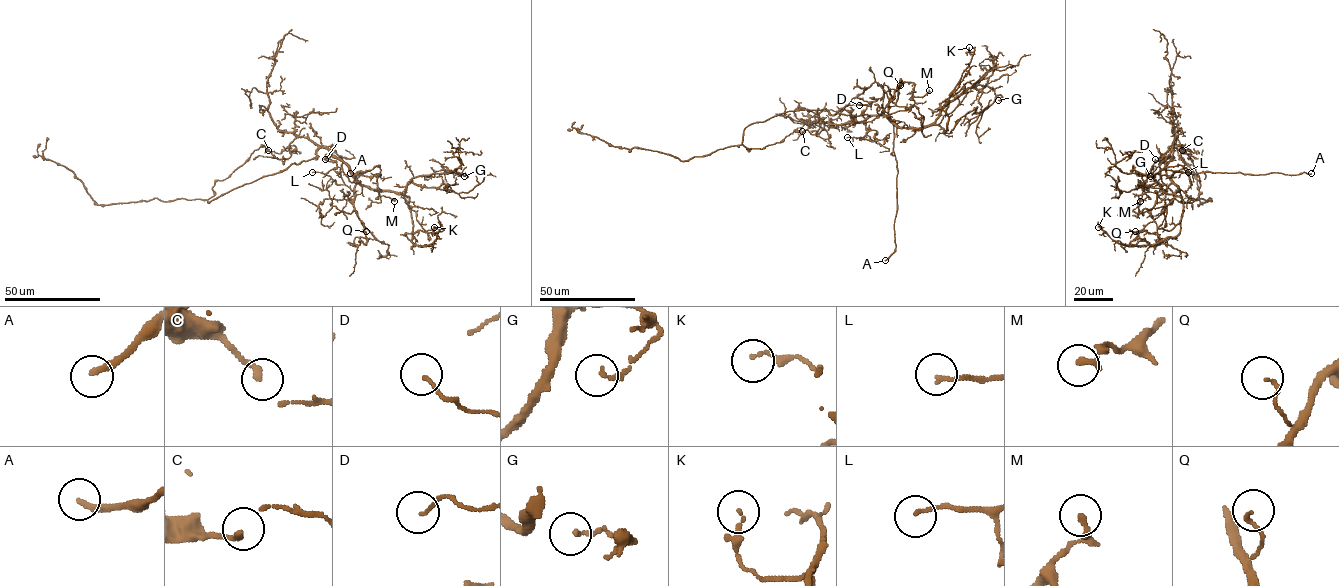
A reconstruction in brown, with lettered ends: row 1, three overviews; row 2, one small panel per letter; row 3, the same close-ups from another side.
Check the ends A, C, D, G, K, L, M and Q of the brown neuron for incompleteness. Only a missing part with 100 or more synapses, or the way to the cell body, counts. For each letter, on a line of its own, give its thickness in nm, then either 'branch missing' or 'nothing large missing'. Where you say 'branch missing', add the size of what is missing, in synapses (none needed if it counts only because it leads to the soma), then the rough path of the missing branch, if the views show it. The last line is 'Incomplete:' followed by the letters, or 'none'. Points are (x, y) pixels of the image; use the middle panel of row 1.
A: 220 nm thick; branch missing
C: 150 nm thick; nothing large missing
D: 110 nm thick; nothing large missing
G: 150 nm thick; nothing large missing
K: 110 nm thick; nothing large missing
L: 140 nm thick; nothing large missing
M: 220 nm thick; nothing large missing
Q: 100 nm thick; nothing large missing
Incomplete: A

